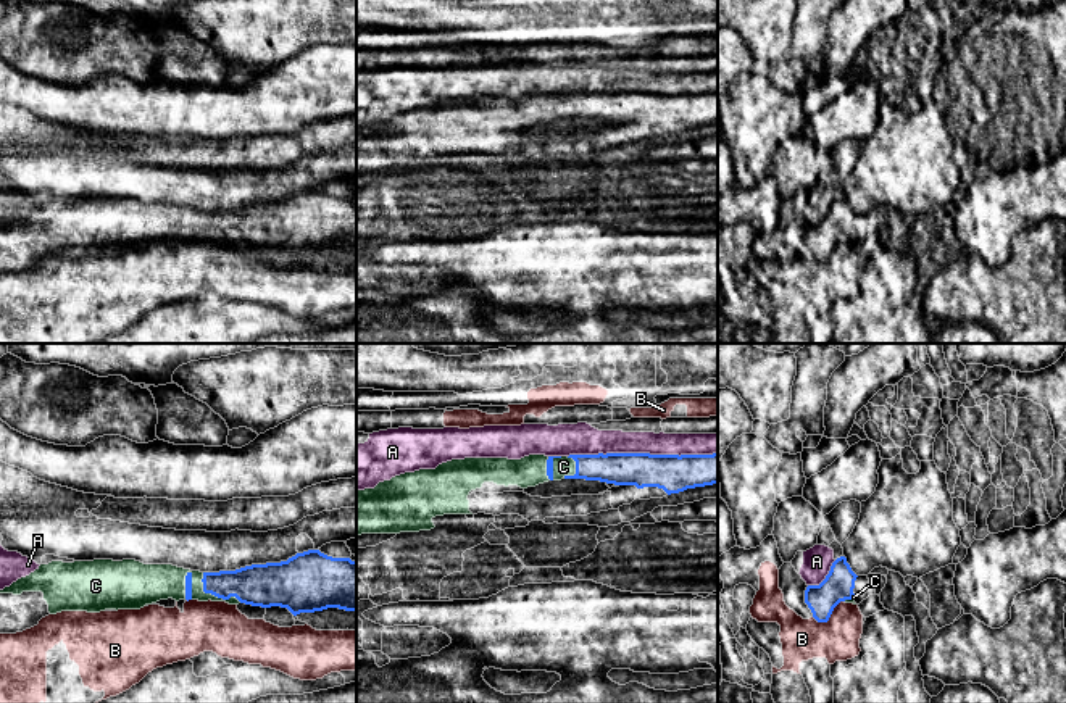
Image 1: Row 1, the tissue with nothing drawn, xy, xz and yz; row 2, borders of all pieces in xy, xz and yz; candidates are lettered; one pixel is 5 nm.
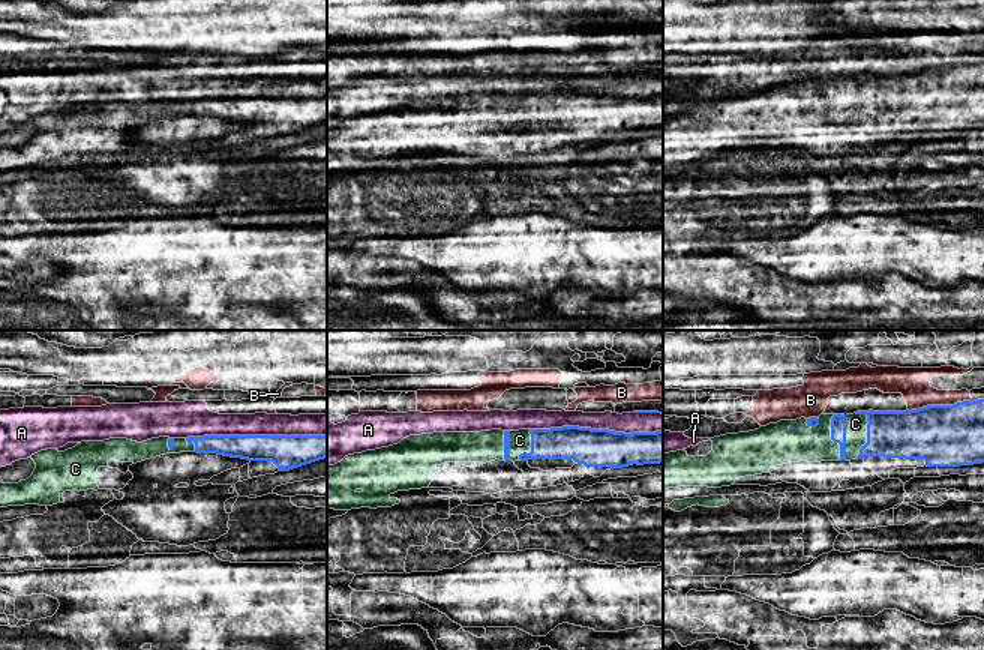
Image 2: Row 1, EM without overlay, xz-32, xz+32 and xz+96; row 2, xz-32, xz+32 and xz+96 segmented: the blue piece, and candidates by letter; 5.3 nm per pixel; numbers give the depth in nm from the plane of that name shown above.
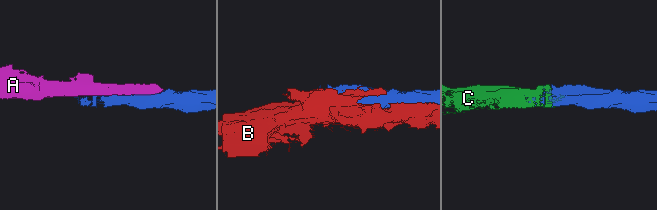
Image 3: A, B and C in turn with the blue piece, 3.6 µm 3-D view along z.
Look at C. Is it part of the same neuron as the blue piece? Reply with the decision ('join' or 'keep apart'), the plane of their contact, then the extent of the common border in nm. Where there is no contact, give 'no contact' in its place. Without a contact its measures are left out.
join; contact in xy; length 150 nm

